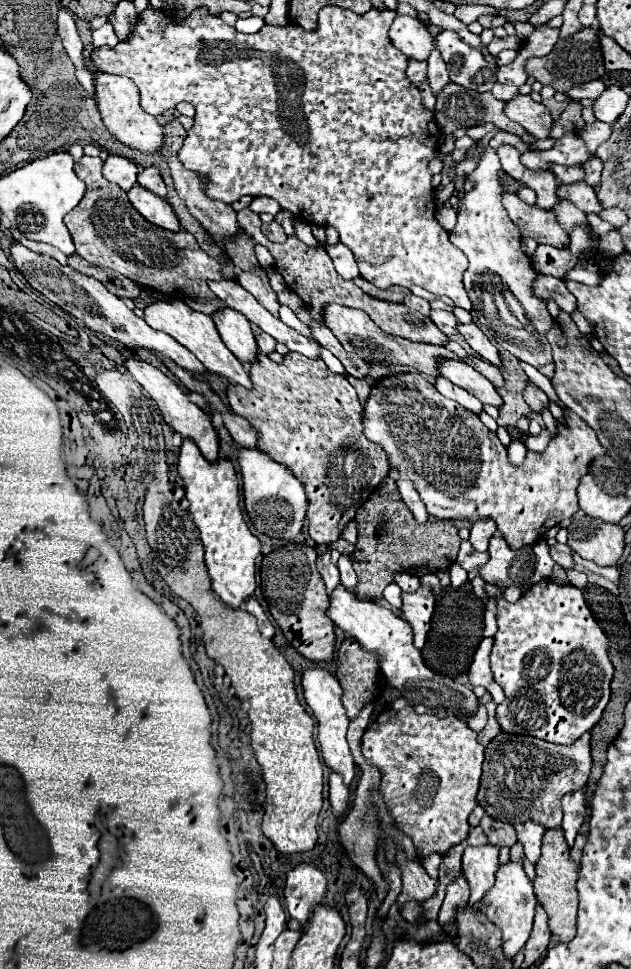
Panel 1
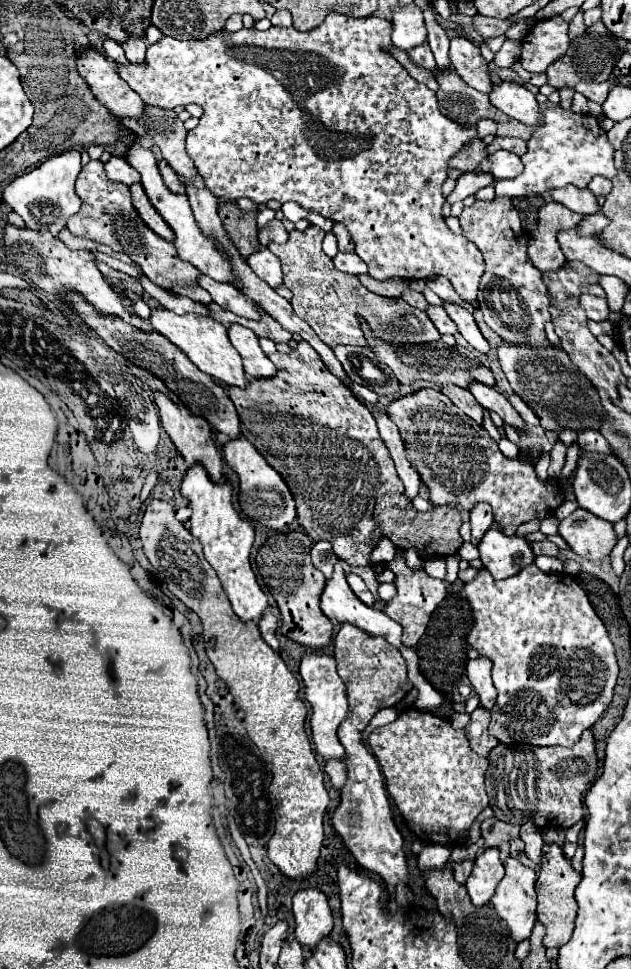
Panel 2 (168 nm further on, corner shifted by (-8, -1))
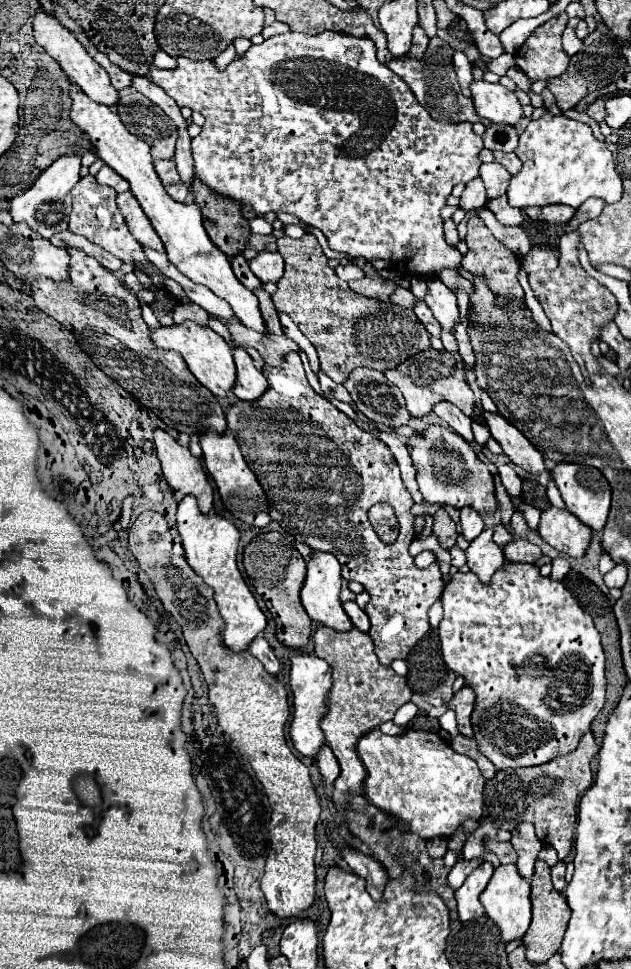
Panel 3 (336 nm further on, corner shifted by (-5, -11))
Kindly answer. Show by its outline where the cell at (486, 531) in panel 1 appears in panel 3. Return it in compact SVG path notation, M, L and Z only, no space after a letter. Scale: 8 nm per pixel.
M473 507L461 509L461 525L463 525L463 537L467 541L473 541L485 529L481 515Z

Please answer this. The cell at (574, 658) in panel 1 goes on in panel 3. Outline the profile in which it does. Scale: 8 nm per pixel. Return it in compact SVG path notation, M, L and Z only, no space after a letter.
M505 563L499 567L489 583L481 583L473 573L455 573L451 575L449 583L443 589L441 595L441 605L443 605L443 621L439 623L439 641L441 641L441 655L445 665L461 675L465 679L465 685L469 683L471 689L475 691L475 709L471 713L471 723L475 731L475 741L479 745L479 751L497 767L497 771L503 769L519 769L519 767L531 767L531 765L543 765L549 763L555 757L569 755L571 751L577 749L579 739L583 733L589 731L591 721L595 715L603 709L605 703L605 655L601 647L601 635L593 627L593 619L589 613L581 609L577 599L567 591L567 587L559 581L553 581L551 577L543 577L539 573L537 565L531 563Z

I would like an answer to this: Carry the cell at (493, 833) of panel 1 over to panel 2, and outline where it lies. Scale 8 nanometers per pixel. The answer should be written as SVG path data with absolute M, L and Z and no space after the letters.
M490 817L482 823L482 837L486 839L486 847L498 847L504 841L512 841L512 825Z

